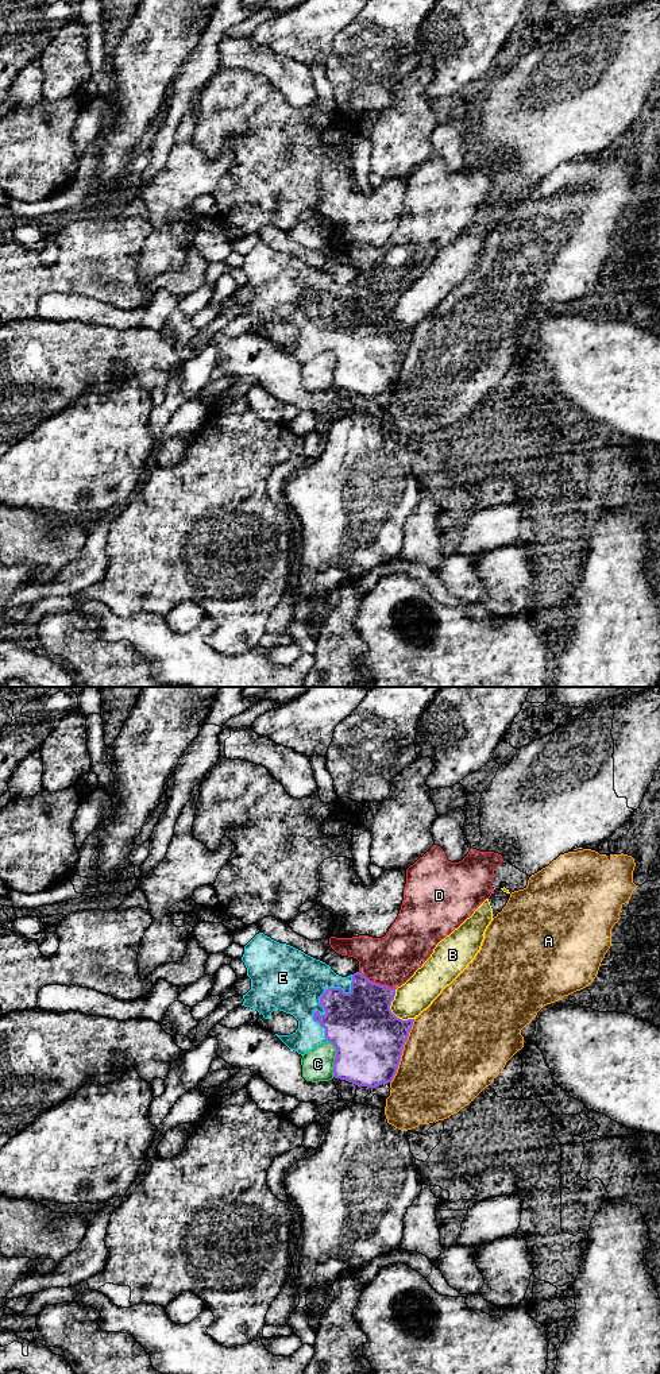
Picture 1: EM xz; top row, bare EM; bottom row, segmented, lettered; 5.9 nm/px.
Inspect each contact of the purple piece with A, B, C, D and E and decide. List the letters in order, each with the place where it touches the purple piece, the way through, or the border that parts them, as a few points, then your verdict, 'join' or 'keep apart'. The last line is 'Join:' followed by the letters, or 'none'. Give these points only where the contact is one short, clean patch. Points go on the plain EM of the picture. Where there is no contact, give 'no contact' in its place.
A: contact xz (401, 361); keep apart
B: contact xz (390, 320); keep apart
C: contact xz (335, 367); keep apart
D: contact xz (375, 292); border xz (359, 280), (370, 289), (386, 293), (394, 298); keep apart
E: contact xz (320, 311); join
Join: E

